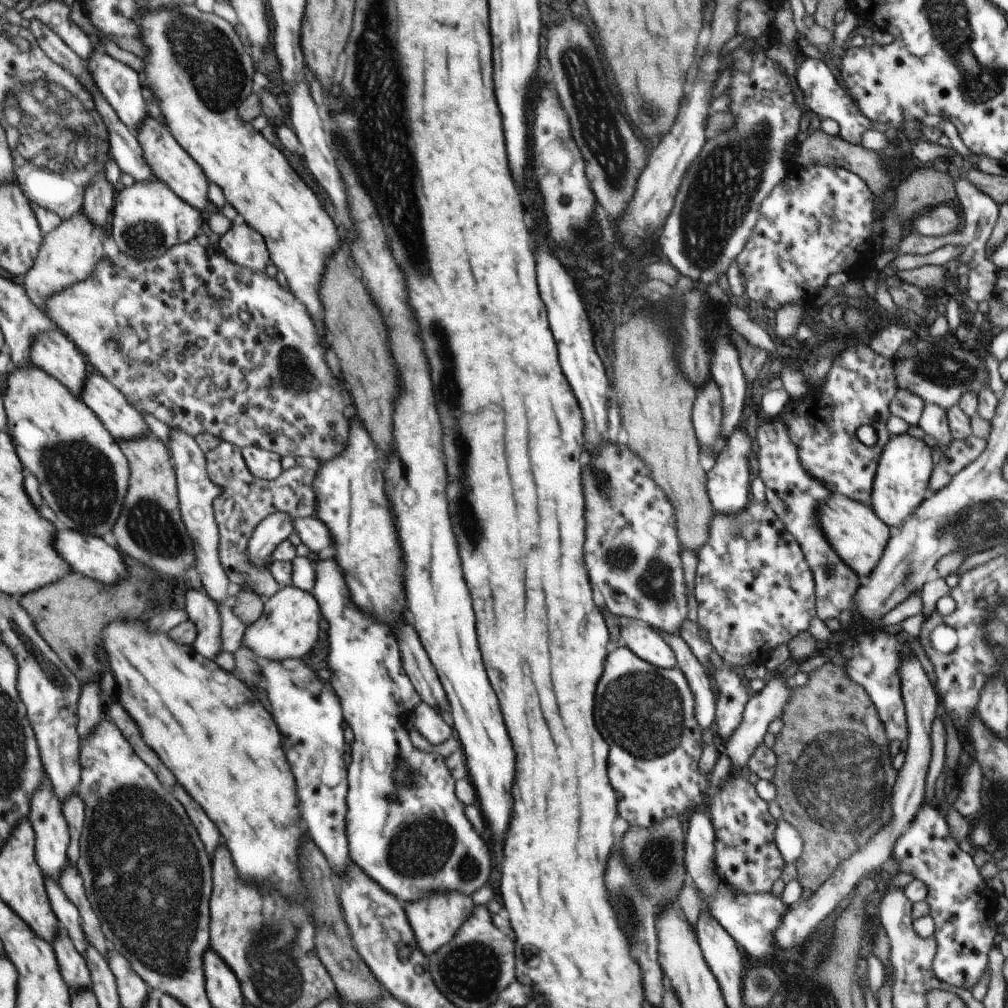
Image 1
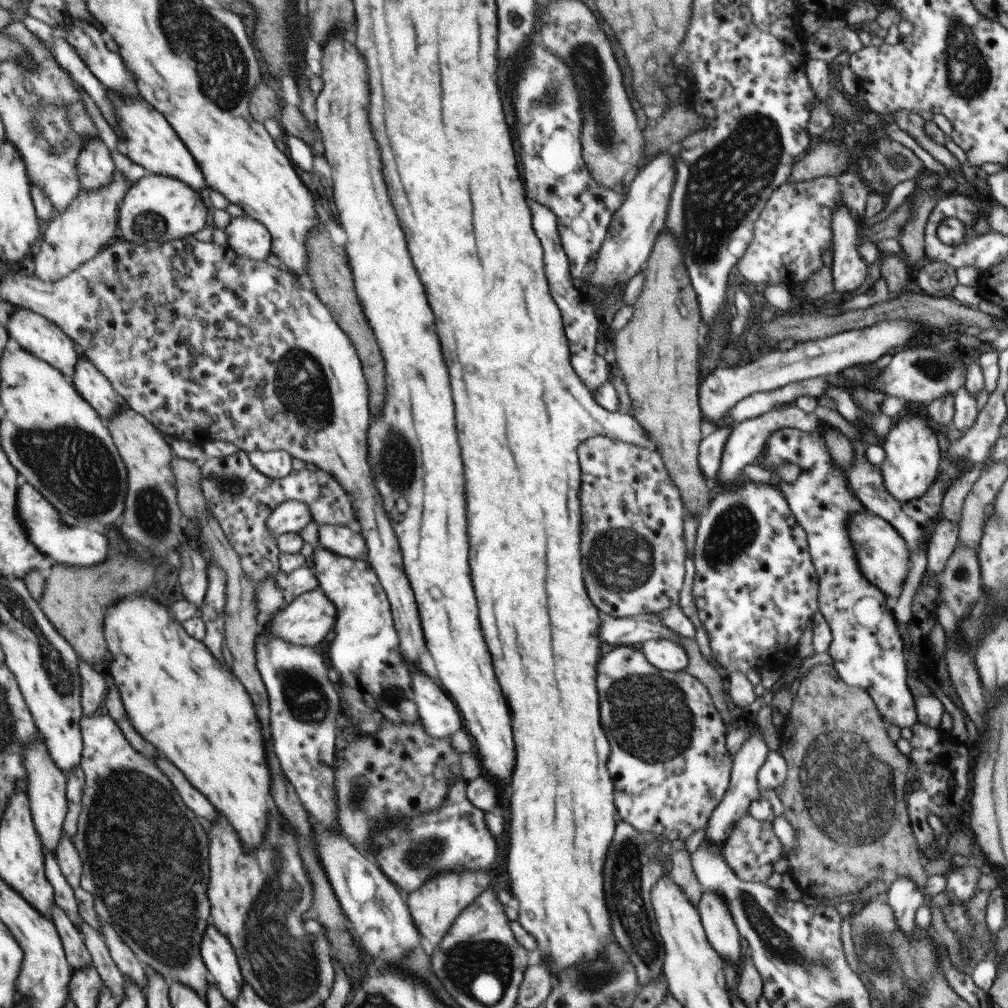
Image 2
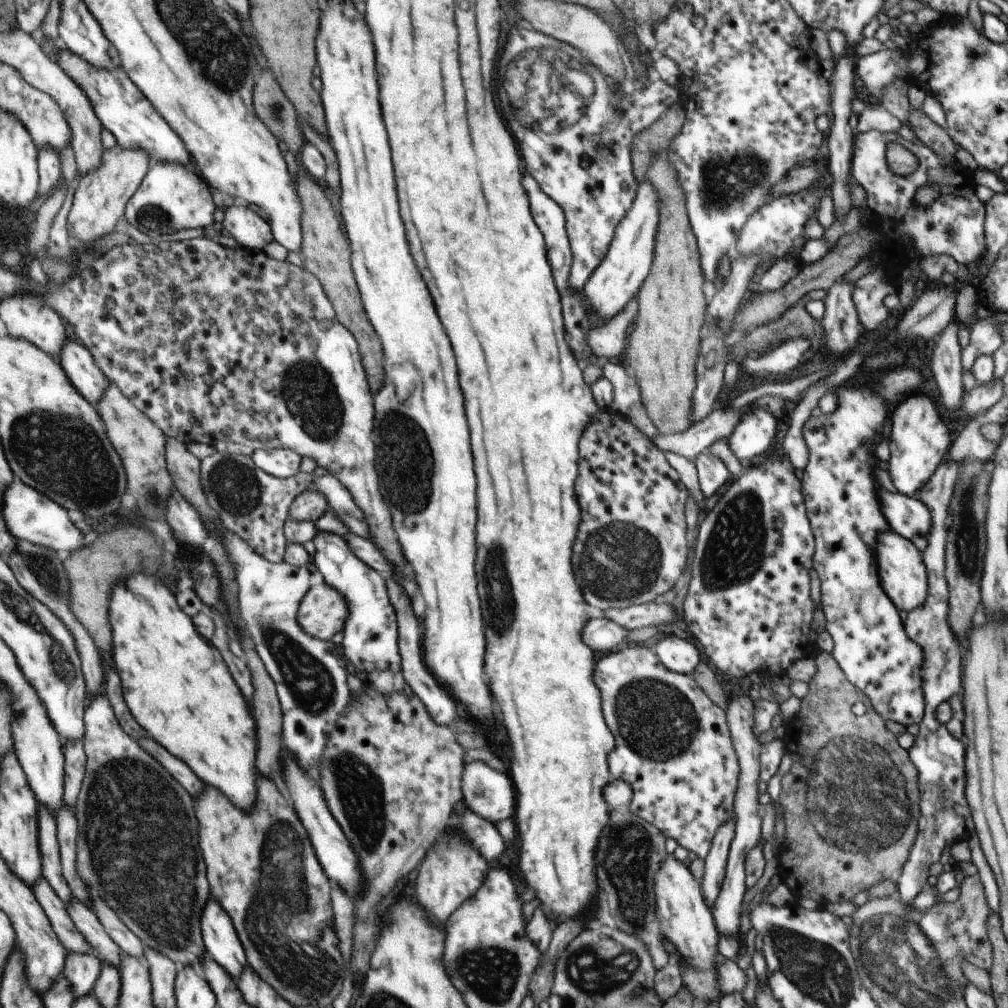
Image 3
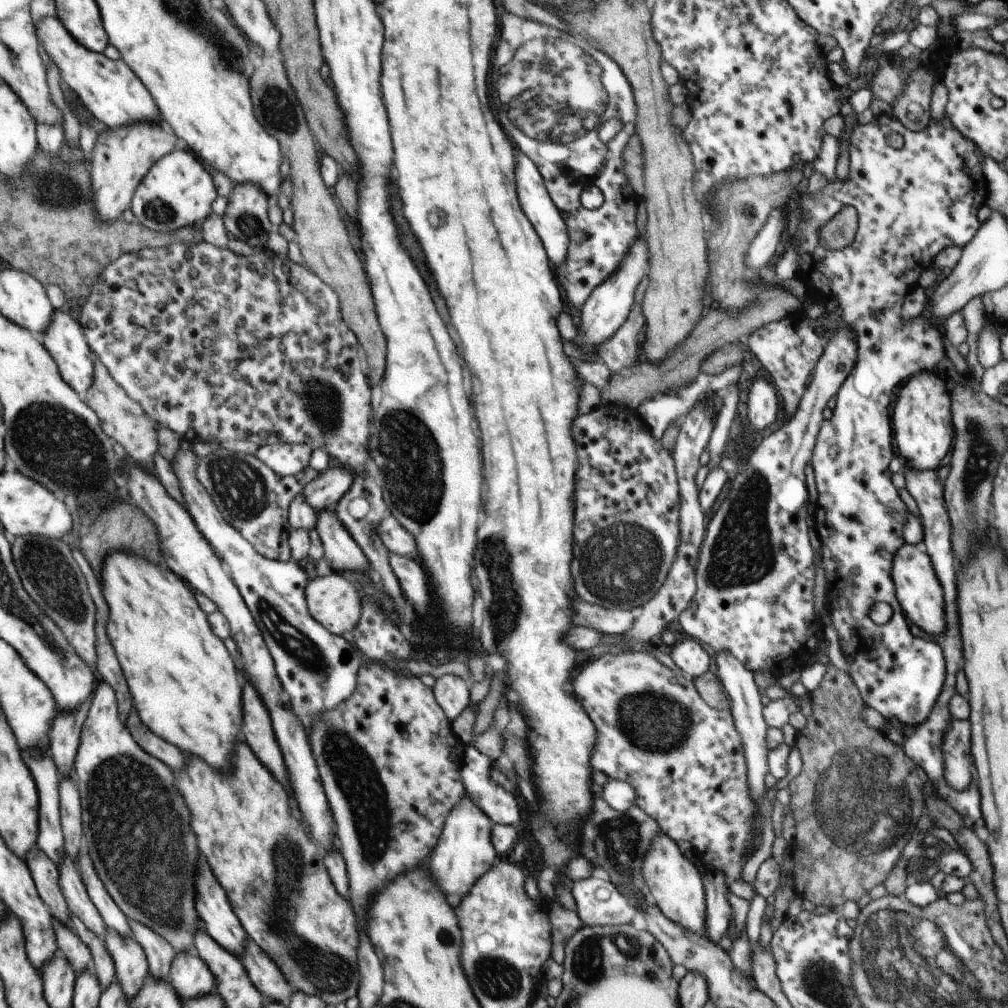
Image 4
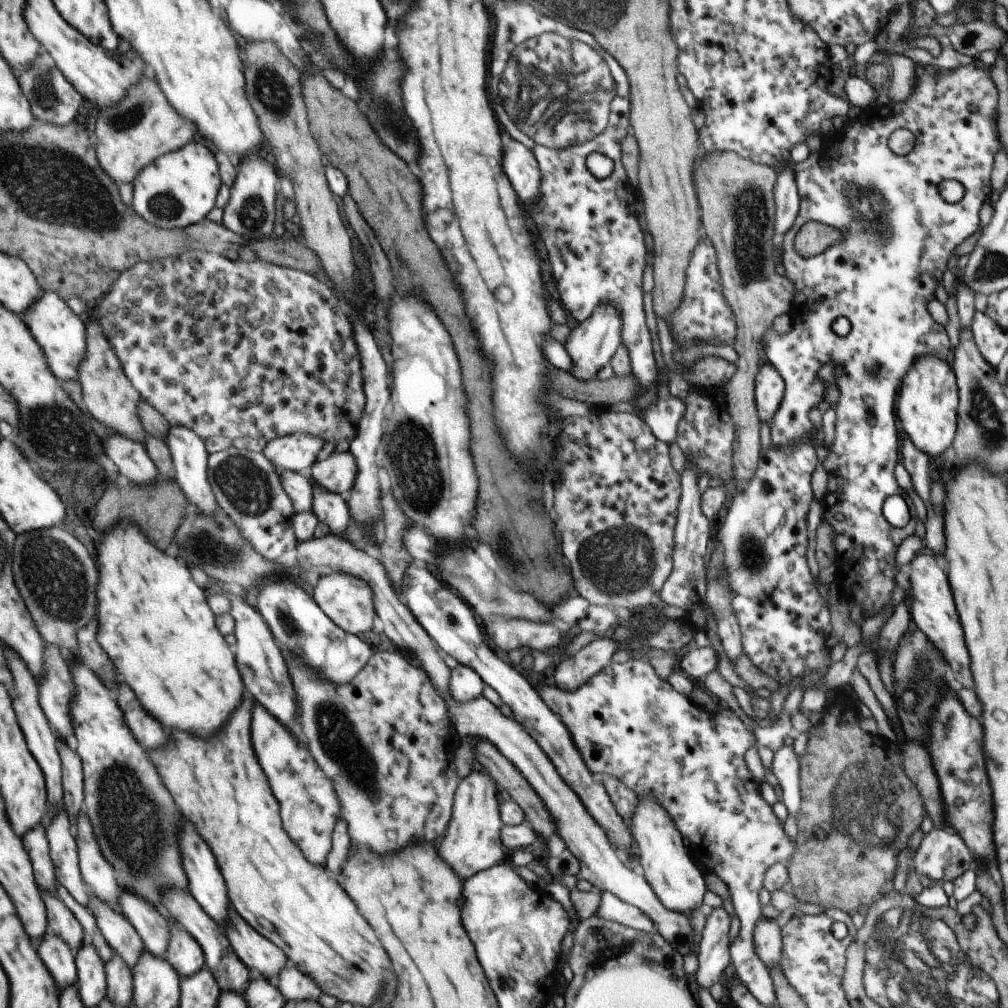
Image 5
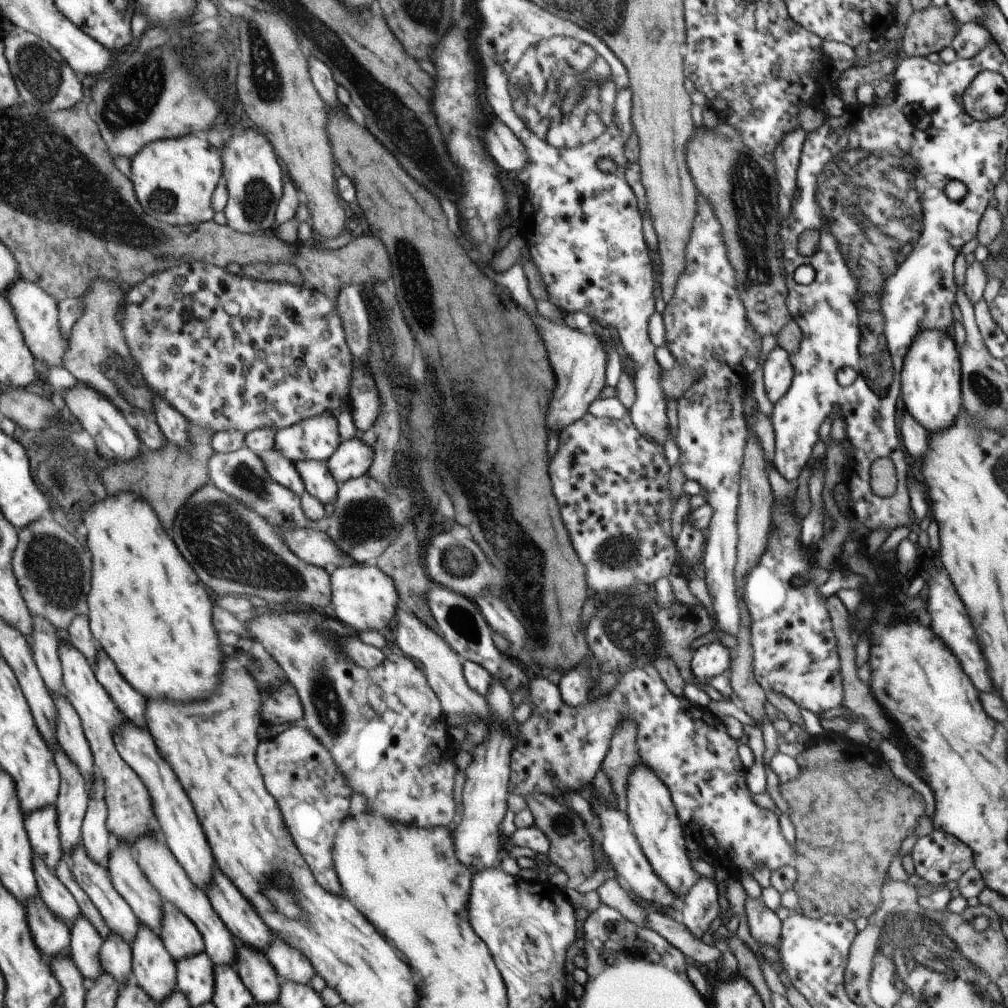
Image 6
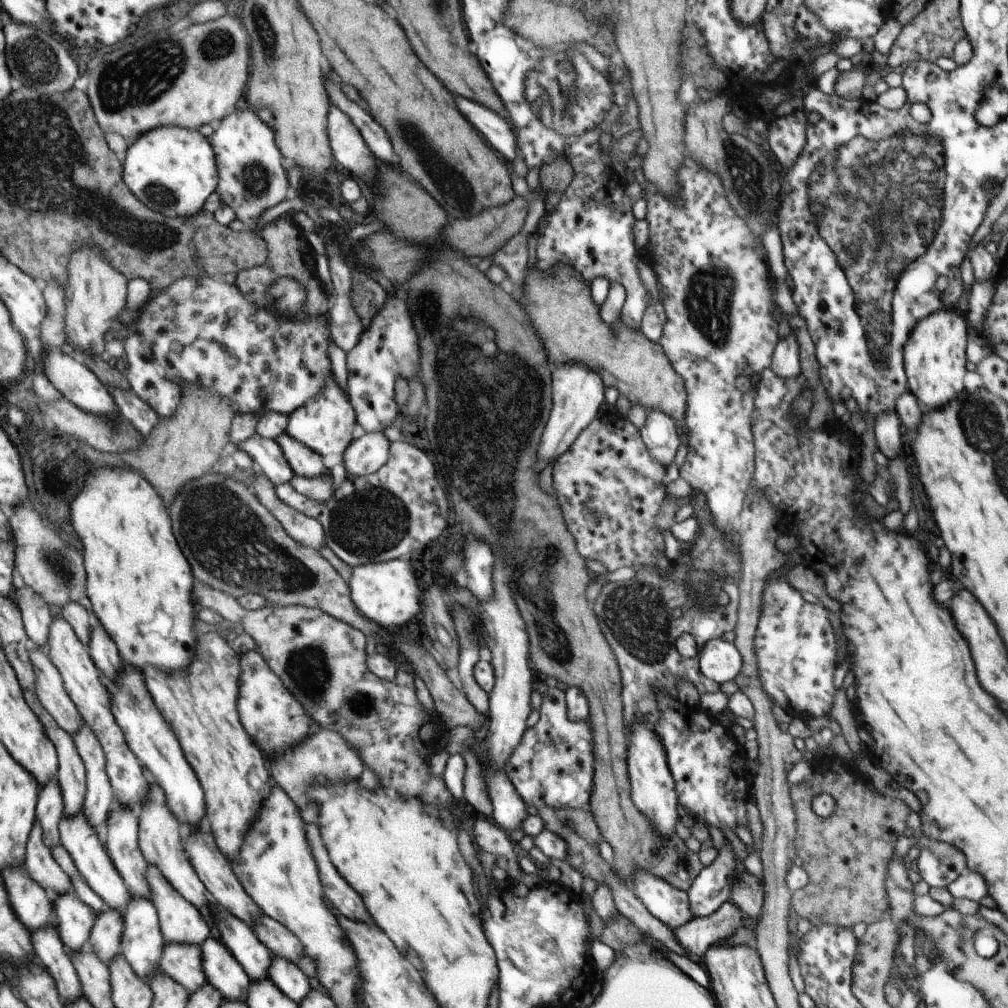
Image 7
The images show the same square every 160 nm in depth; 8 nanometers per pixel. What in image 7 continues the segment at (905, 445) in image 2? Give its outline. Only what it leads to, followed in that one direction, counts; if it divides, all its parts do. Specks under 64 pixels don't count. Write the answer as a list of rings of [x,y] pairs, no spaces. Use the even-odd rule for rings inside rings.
[[[941,309],[919,320],[912,328],[904,348],[904,367],[908,390],[923,402],[929,411],[945,407],[961,390],[965,374],[965,320],[959,309]]]

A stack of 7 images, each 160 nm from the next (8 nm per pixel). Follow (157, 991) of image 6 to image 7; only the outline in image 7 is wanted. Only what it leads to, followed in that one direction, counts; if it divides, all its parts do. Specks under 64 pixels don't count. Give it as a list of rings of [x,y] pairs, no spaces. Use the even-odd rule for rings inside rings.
[[[133,896],[127,908],[124,909],[124,931],[120,944],[120,952],[127,962],[136,970],[136,973],[148,982],[148,978],[163,971],[164,946],[166,943],[158,910],[148,898]]]

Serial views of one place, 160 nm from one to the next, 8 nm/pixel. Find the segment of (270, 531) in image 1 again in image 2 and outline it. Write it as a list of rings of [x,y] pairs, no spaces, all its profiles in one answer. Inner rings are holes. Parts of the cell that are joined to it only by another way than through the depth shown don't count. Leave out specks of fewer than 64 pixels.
[[[287,501],[273,511],[268,527],[277,539],[287,533],[300,533],[312,520],[312,510],[307,503]]]

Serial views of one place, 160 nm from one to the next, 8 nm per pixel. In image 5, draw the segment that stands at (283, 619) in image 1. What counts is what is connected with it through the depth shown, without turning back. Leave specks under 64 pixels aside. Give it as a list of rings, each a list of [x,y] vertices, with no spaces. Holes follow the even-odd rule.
[[[344,572],[320,577],[313,598],[335,624],[353,634],[365,634],[373,630],[378,614],[374,603],[374,590],[365,579]]]

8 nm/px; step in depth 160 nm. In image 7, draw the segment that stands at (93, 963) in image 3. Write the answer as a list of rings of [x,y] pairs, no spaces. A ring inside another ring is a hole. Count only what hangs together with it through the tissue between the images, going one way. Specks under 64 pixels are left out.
[[[41,823],[35,824],[29,837],[28,854],[25,857],[24,866],[31,878],[36,880],[52,899],[60,892],[73,891],[76,894],[71,877],[61,868],[61,865],[55,860],[52,848],[44,841],[44,828]]]

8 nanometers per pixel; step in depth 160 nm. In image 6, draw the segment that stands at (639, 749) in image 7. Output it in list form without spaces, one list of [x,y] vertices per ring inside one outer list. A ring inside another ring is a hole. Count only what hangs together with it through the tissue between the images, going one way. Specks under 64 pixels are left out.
[[[638,759],[627,775],[625,798],[625,817],[635,835],[637,845],[649,861],[653,872],[680,901],[697,880],[697,874],[693,872],[687,860],[683,848],[683,834],[679,826],[680,818],[677,818],[678,814],[673,810],[674,804],[671,804],[672,797],[667,785]]]

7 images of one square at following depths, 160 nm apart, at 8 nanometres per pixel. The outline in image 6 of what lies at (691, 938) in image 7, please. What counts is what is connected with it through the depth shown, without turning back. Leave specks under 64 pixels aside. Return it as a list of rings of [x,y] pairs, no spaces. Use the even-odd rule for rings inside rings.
[[[659,911],[646,912],[646,928],[660,934],[670,945],[679,949],[692,962],[707,964],[719,958],[718,948],[705,945],[701,939],[692,936],[689,929],[677,917]]]

